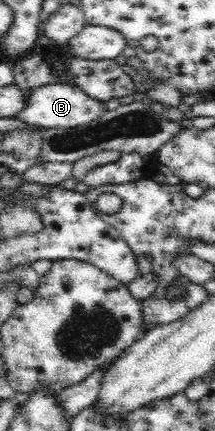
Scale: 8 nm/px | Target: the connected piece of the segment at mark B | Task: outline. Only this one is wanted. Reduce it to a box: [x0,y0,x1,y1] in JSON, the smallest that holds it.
[18,84,107,129]

